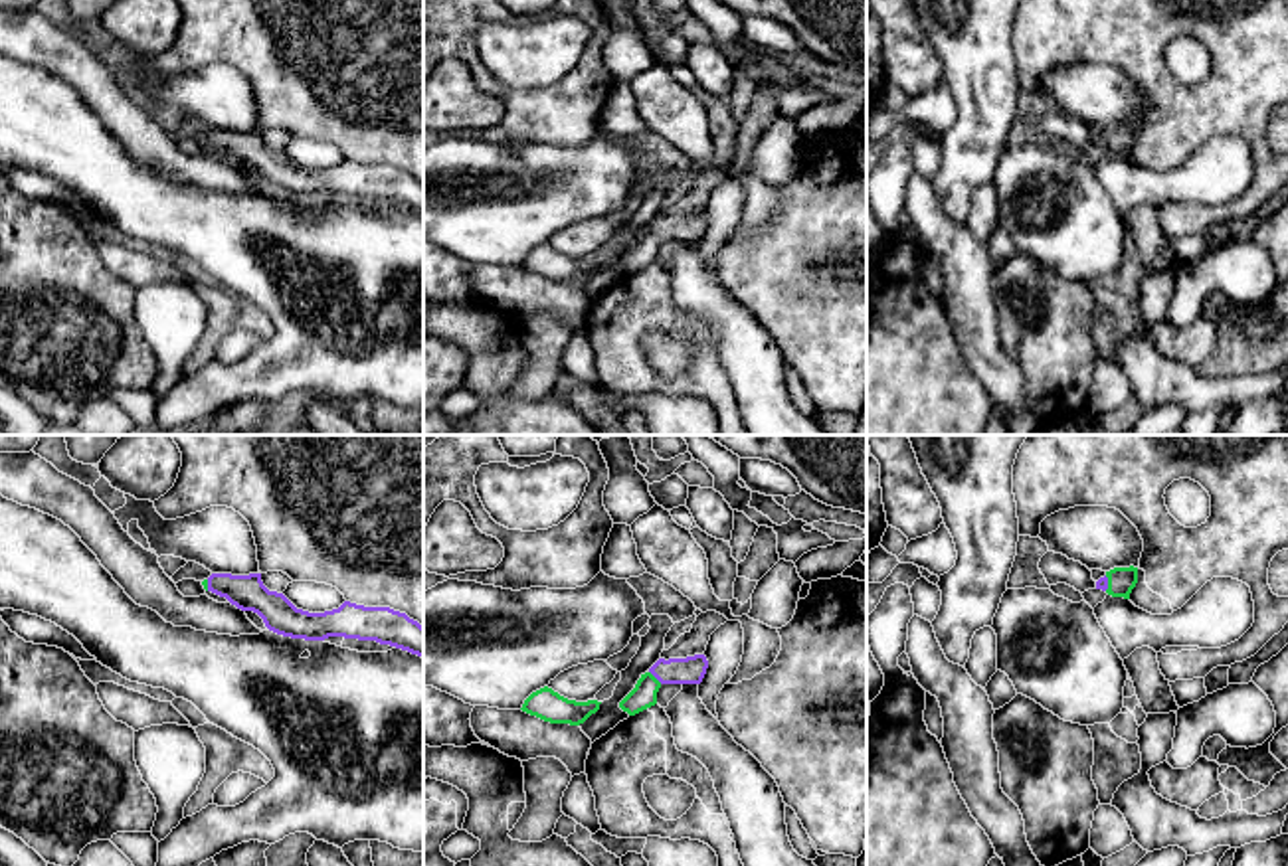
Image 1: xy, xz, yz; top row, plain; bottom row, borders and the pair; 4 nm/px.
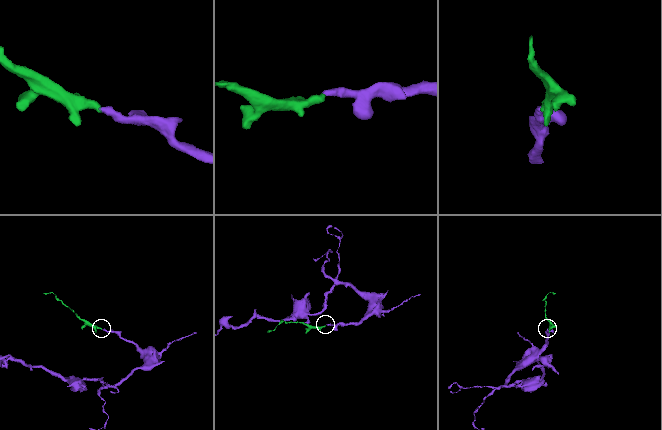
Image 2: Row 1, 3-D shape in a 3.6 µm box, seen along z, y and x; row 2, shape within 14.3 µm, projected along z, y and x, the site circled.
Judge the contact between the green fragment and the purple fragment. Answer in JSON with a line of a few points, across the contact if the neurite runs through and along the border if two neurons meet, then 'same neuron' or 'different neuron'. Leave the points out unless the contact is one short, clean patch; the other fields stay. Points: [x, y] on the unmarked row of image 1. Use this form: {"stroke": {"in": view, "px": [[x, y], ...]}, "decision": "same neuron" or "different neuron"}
{"stroke": {"in": "xz", "px": [[644, 252], [653, 234], [663, 228], [675, 228]]}, "decision": "same neuron"}

